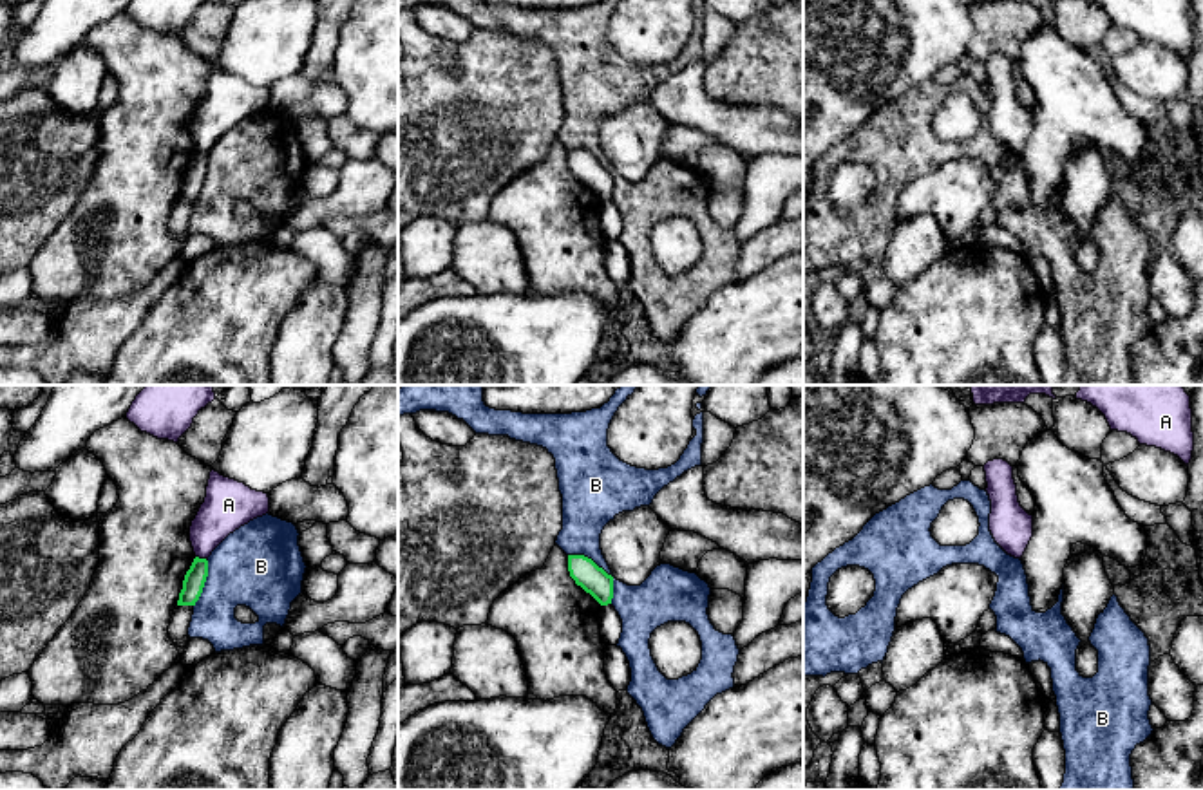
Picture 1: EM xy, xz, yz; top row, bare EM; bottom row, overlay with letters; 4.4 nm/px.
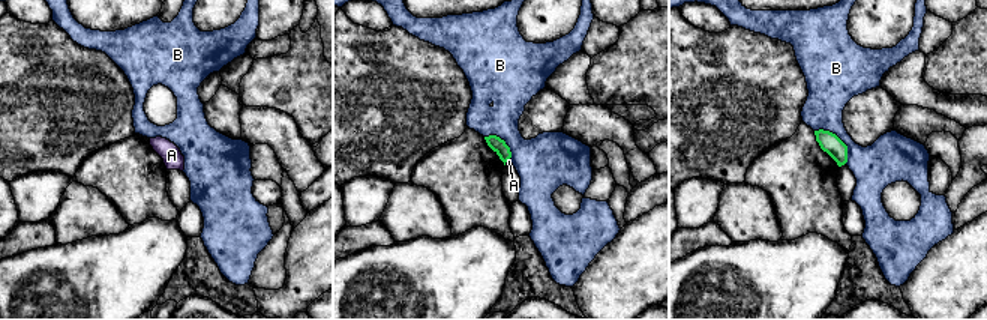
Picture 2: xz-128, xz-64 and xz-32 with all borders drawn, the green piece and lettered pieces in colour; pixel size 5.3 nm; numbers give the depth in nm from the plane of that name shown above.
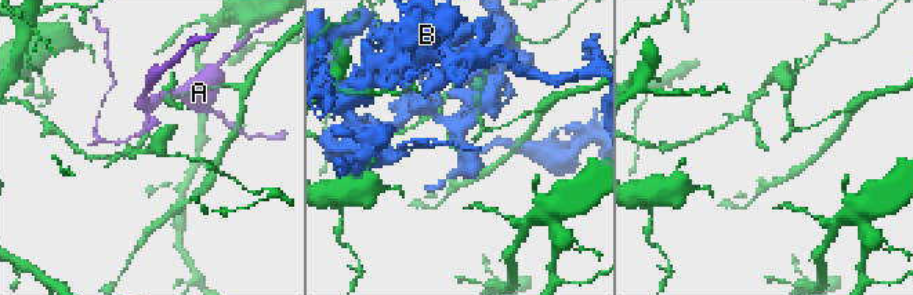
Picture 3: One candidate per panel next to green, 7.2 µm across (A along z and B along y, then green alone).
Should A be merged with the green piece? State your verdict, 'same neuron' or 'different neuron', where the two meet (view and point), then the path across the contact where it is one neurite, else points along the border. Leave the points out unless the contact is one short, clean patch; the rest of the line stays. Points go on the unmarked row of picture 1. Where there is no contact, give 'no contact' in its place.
different neuron | xy (201, 154)

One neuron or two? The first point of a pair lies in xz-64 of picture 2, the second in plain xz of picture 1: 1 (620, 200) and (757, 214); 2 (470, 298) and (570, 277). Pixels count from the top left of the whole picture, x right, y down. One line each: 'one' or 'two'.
1: one
2: two

